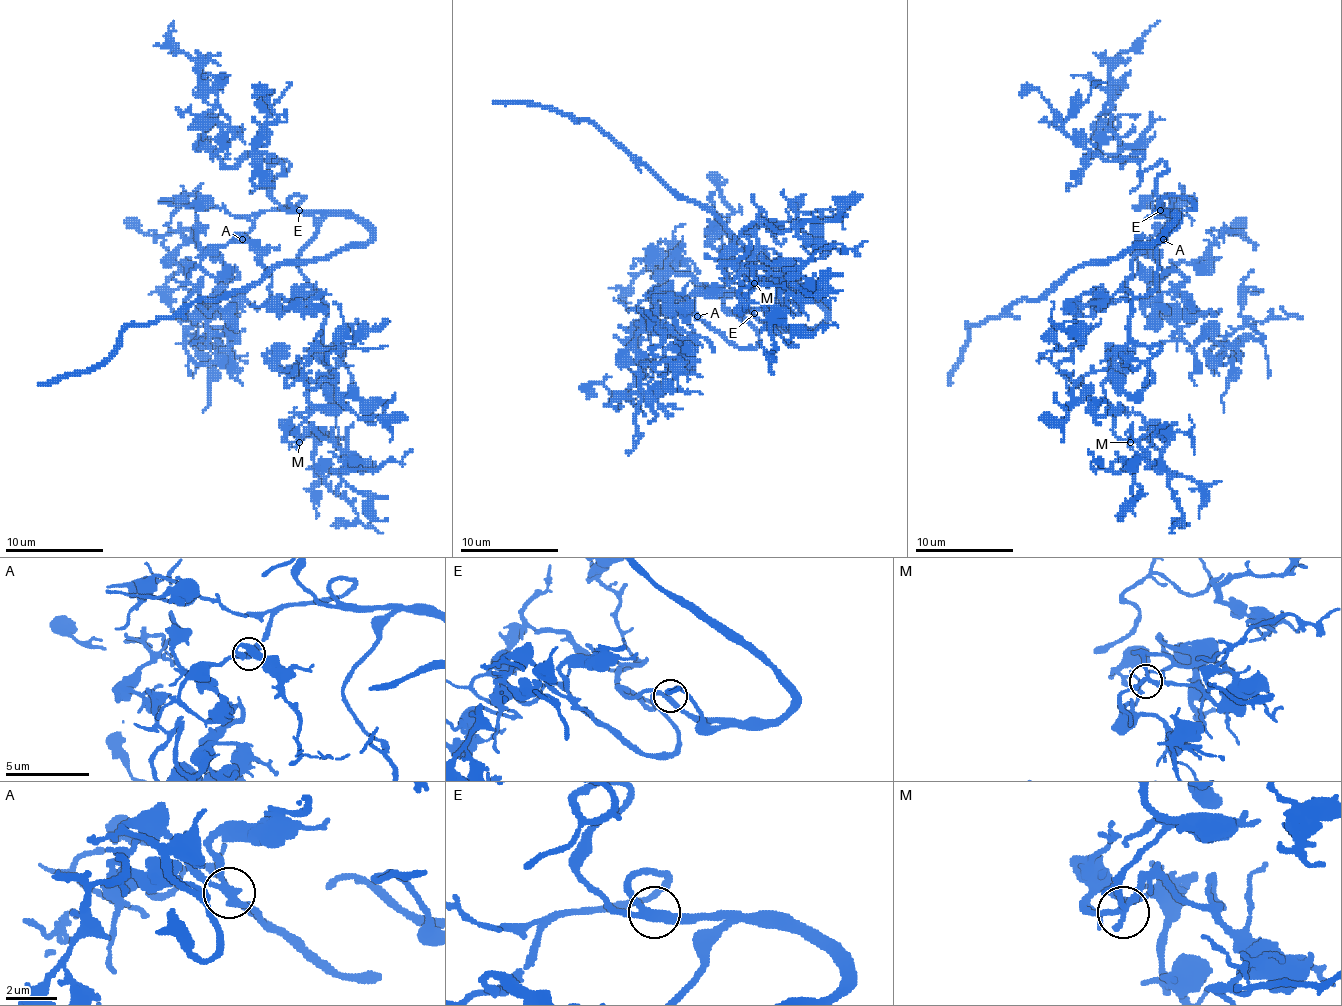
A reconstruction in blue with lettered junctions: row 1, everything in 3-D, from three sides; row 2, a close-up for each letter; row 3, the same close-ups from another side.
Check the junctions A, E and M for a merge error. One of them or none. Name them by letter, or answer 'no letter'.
no letter

